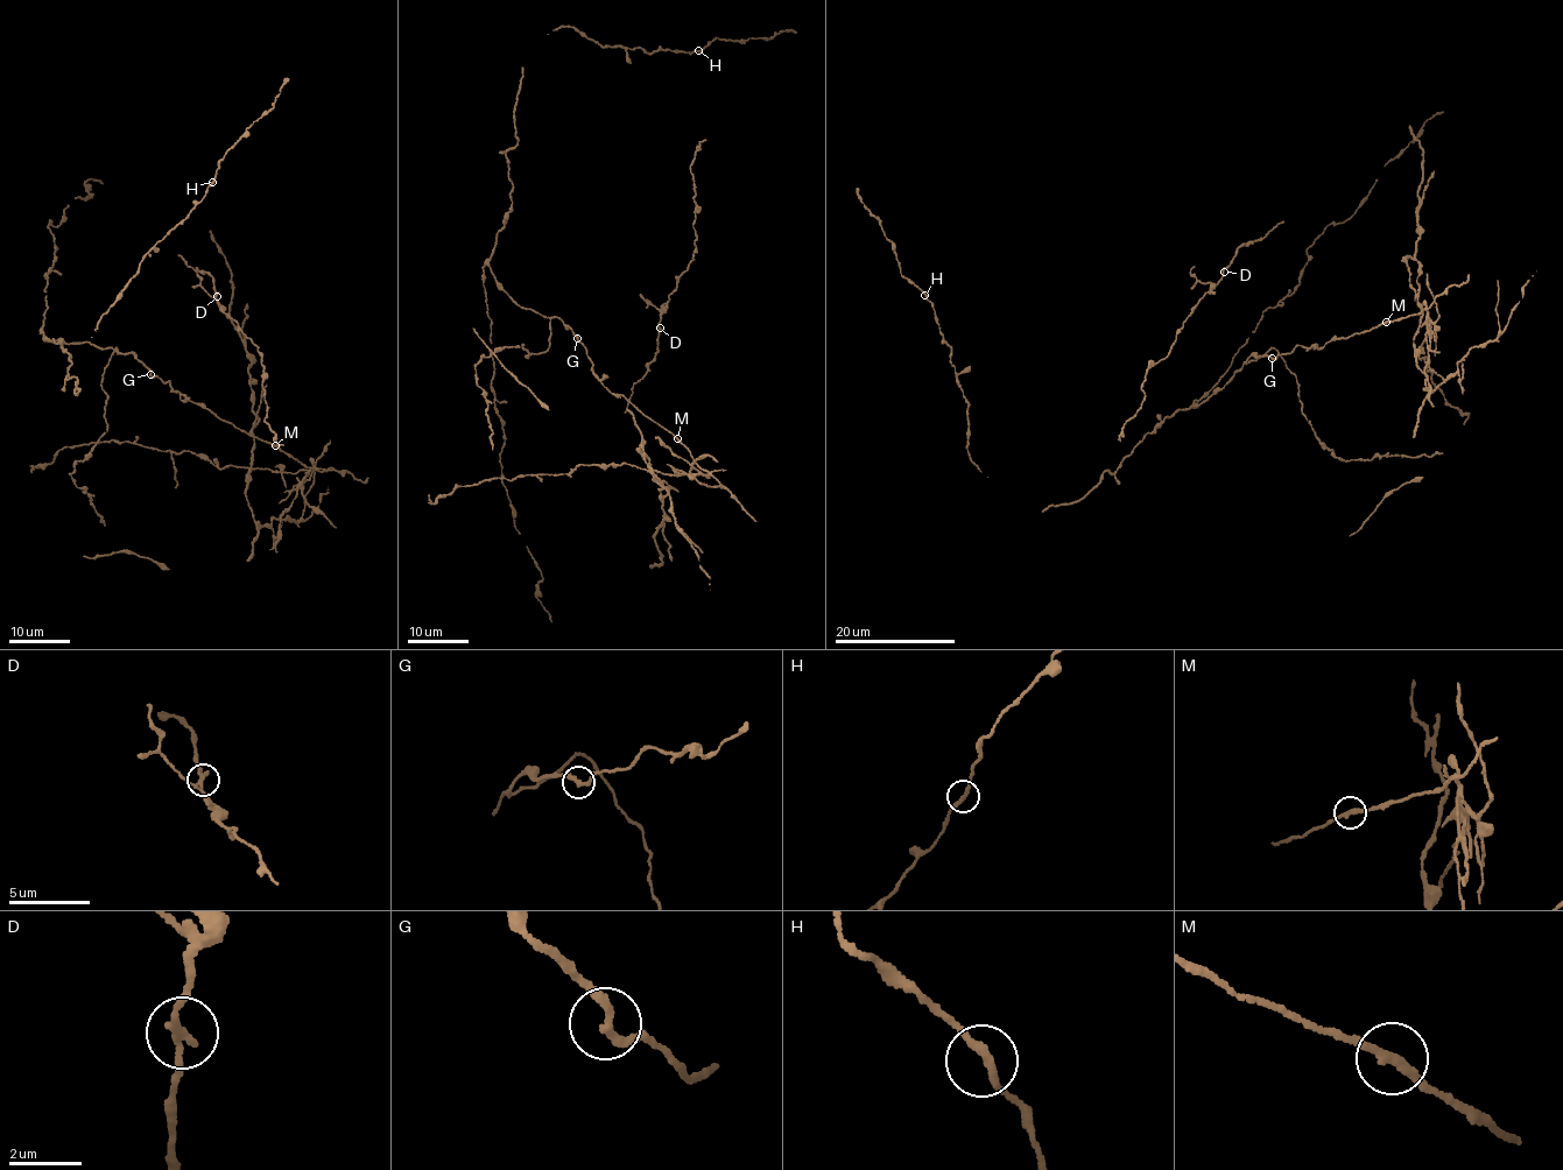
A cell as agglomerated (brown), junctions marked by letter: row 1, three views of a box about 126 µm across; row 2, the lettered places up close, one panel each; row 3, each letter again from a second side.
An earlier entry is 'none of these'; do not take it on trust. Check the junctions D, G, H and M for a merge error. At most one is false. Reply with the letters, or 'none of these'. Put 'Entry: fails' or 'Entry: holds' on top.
Entry: fails
M

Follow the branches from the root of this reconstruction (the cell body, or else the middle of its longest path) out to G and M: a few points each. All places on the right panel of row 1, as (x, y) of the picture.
G: (1232, 378), (1251, 356), (1273, 359)
M: (1232, 378), (1251, 356), (1275, 358), (1292, 352), (1297, 346), (1321, 349), (1332, 337), (1345, 338), (1387, 322)

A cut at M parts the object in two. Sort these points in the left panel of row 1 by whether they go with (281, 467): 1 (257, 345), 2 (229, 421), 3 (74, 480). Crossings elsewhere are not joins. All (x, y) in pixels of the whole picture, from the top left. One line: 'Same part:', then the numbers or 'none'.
Same part: none

